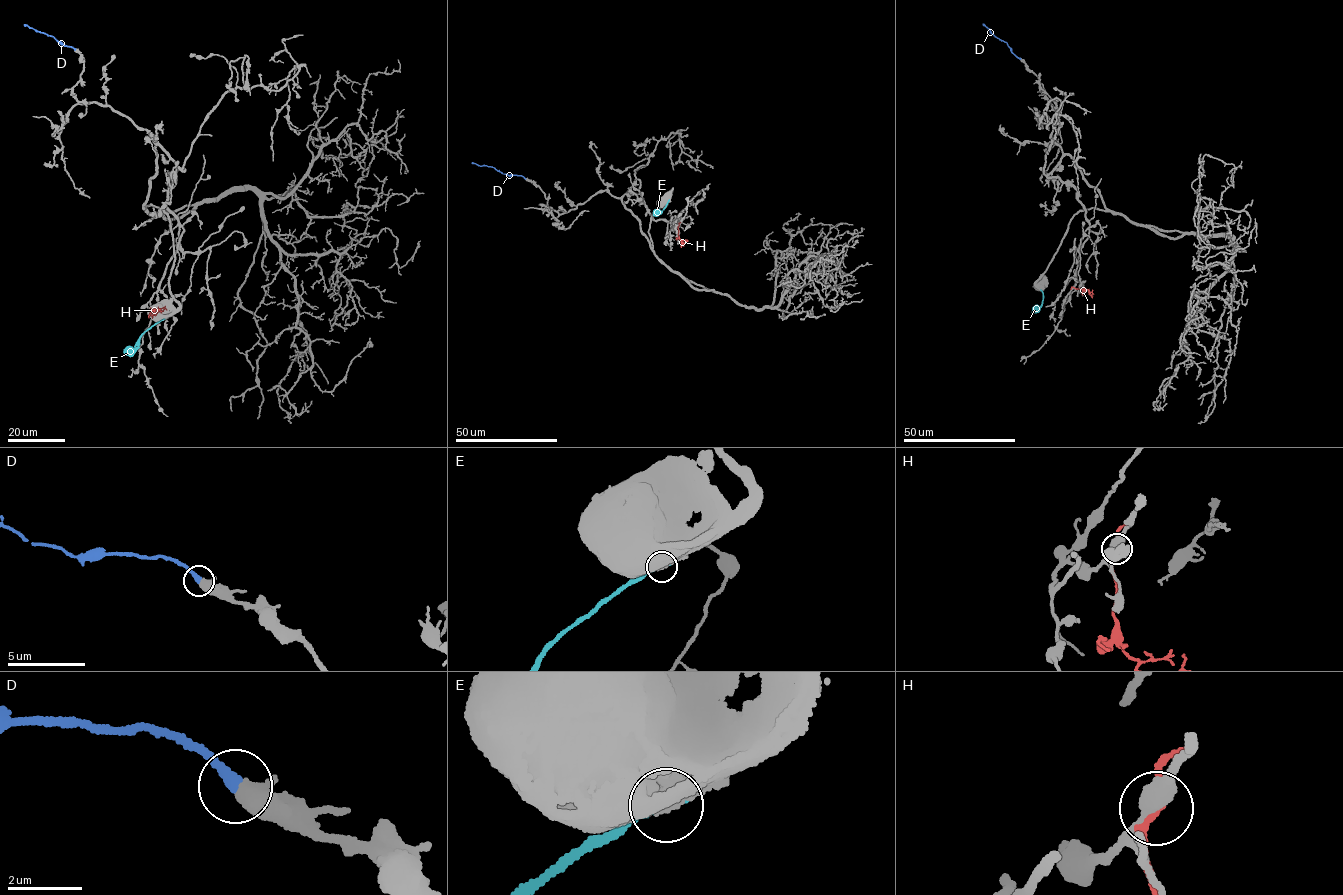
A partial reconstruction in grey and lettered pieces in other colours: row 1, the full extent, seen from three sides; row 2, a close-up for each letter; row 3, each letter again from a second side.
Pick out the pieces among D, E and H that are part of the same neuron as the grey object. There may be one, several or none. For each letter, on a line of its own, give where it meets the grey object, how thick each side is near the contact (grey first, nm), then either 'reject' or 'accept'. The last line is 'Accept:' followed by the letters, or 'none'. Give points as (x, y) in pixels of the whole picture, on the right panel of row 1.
D: (1020, 59) | 600/340 nm | accept
E: (1041, 290) | 800/280 nm | reject
H: (1073, 287) | 440/150 nm | reject
Accept: D

